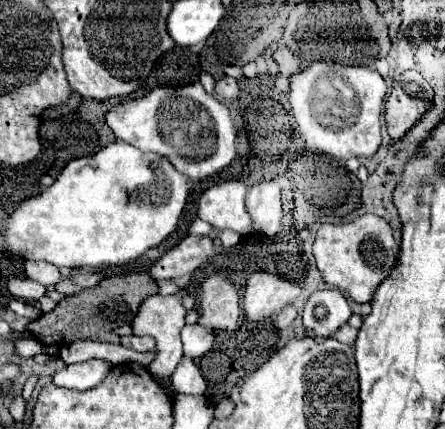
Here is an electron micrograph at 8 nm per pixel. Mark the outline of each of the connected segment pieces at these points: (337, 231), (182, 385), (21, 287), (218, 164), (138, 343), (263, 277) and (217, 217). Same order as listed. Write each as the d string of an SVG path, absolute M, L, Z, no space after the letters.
M366 213L350 223L322 225L316 233L314 257L322 279L328 285L348 293L356 303L372 303L376 287L398 263L398 243L394 239L394 231L382 217Z
M183 357L171 377L176 393L204 395L207 385L198 366L192 359Z
M10 277L8 279L8 291L18 297L18 299L24 299L24 301L38 301L44 293L46 293L46 287L36 283L36 281L30 281L30 279L20 279L20 277Z
M200 81L184 87L156 87L148 95L122 101L106 113L114 135L140 151L160 153L190 181L200 181L224 169L236 157L236 131L224 103L208 95Z
M130 335L130 337L122 339L122 343L130 349L134 349L134 351L152 351L154 349L152 337L134 337L134 335Z
M252 273L244 293L244 313L252 321L278 315L300 295L300 287L272 273Z
M226 181L206 189L198 201L198 217L208 221L214 229L248 231L252 223L244 207L246 191L246 185L240 181Z

